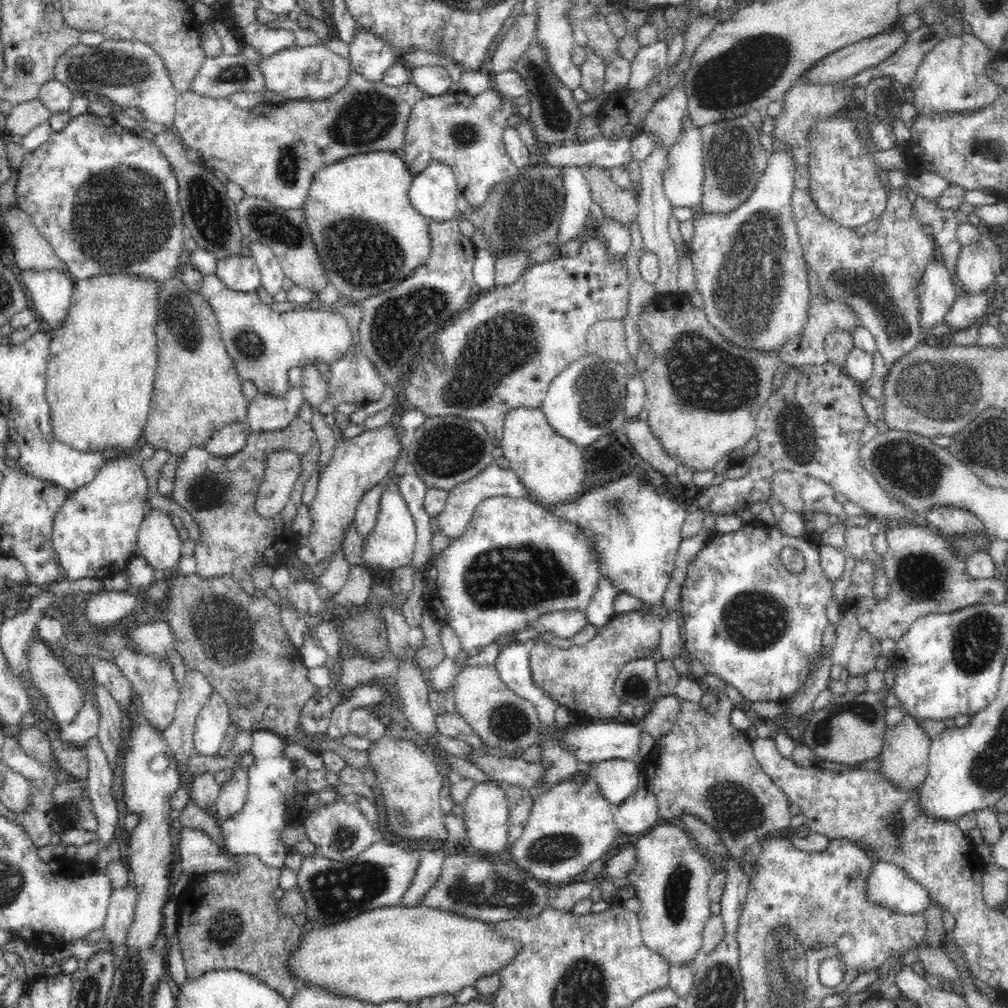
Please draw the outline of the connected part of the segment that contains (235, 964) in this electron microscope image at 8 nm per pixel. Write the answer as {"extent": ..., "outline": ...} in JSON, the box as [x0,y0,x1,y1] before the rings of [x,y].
{"extent":[177,855,303,999],"outline":[[[232,855],[232,857],[238,857],[238,868],[234,872],[202,872],[190,875],[187,887],[197,891],[194,908],[187,916],[180,912],[177,922],[187,977],[196,980],[197,976],[202,976],[210,970],[236,969],[254,976],[280,996],[289,999],[297,989],[299,978],[293,976],[289,970],[288,958],[300,948],[303,935],[292,917],[278,913],[280,900],[272,896],[272,891],[279,887],[279,869],[266,866],[256,855]]]}

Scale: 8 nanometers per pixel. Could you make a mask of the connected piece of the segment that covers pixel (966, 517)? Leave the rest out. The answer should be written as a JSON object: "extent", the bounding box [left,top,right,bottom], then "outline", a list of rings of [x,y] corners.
{"extent":[922,508,982,536],"outline":[[[932,508],[922,514],[931,528],[941,536],[960,535],[960,532],[980,531],[982,521],[968,510],[960,508]]]}

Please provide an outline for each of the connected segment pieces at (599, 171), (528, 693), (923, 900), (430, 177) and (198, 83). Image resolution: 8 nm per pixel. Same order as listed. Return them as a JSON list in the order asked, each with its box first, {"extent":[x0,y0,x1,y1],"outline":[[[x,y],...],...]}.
[{"extent":[581,165,639,228],"outline":[[[584,165],[581,169],[592,191],[593,201],[600,205],[606,217],[618,219],[627,228],[632,222],[637,222],[639,200],[612,181],[609,169],[598,165]]]},{"extent":[495,642,559,727],"outline":[[[510,642],[500,650],[498,660],[495,662],[496,669],[506,687],[536,708],[542,724],[554,727],[555,712],[559,703],[534,683],[532,671],[530,671],[530,650],[529,644]]]},{"extent":[866,861,932,914],"outline":[[[875,861],[868,876],[866,896],[872,904],[880,904],[897,914],[924,914],[932,903],[925,888],[908,878],[899,866]]]},{"extent":[408,162,460,221],"outline":[[[434,162],[413,176],[410,190],[408,190],[408,198],[412,207],[428,220],[447,221],[457,218],[459,210],[456,202],[458,202],[460,193],[454,171],[445,164]]]},{"extent":[190,53,265,98],"outline":[[[222,53],[216,58],[206,57],[198,72],[194,75],[190,91],[207,98],[229,98],[236,92],[252,92],[253,94],[265,92],[264,76],[262,76],[257,64],[250,62],[242,55],[227,55]]]}]

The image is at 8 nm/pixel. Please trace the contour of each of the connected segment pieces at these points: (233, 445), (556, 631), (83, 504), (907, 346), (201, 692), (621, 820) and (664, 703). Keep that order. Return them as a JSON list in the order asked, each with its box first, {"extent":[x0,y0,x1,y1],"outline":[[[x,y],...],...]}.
[{"extent":[205,421,251,457],"outline":[[[236,421],[236,424],[224,424],[224,428],[212,435],[205,444],[210,456],[230,457],[238,453],[246,445],[251,429],[247,422]]]},{"extent":[528,610,588,638],"outline":[[[559,610],[538,616],[528,628],[536,629],[539,633],[550,632],[558,638],[572,638],[581,628],[588,624],[586,611]]]},{"extent":[53,455,148,579],"outline":[[[111,455],[92,483],[70,493],[53,516],[53,550],[63,578],[108,579],[137,557],[138,531],[148,508],[147,480],[137,456]]]},{"extent":[791,187,936,365],"outline":[[[902,187],[890,188],[876,232],[861,236],[854,229],[840,227],[833,220],[822,215],[806,189],[795,188],[791,196],[793,217],[799,234],[798,240],[803,248],[804,258],[816,272],[821,290],[829,300],[847,304],[851,308],[859,324],[864,325],[874,335],[878,351],[889,365],[904,358],[921,342],[924,332],[920,328],[920,294],[928,261],[931,259],[932,252],[936,250],[934,236],[914,216],[913,204],[906,197],[906,192],[908,190],[902,190]]]},{"extent":[162,669,213,768],"outline":[[[186,669],[172,724],[162,730],[180,768],[186,768],[192,758],[195,722],[212,691],[213,686],[201,672]]]},{"extent":[613,785,658,834],"outline":[[[640,785],[613,811],[615,827],[619,833],[644,834],[658,822],[656,795],[646,785]]]},{"extent":[635,694,680,738],"outline":[[[675,694],[659,696],[650,704],[652,710],[643,718],[635,720],[636,724],[655,738],[664,736],[672,728],[680,712],[679,700]]]}]

